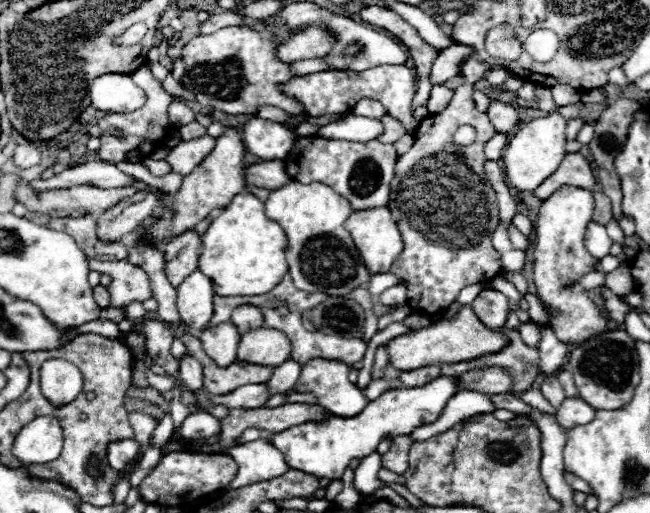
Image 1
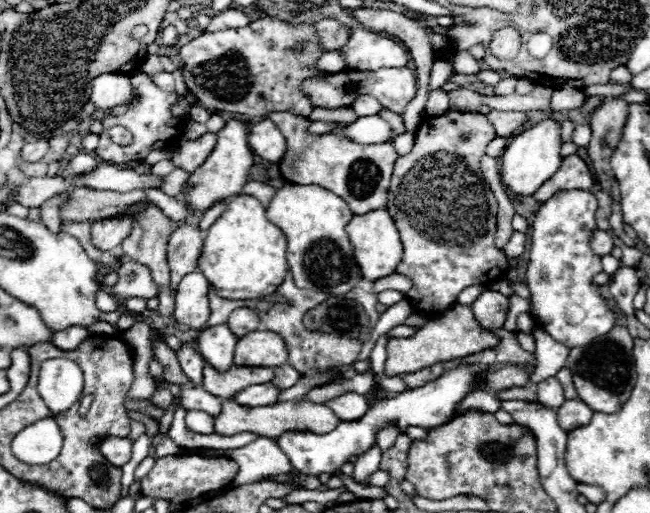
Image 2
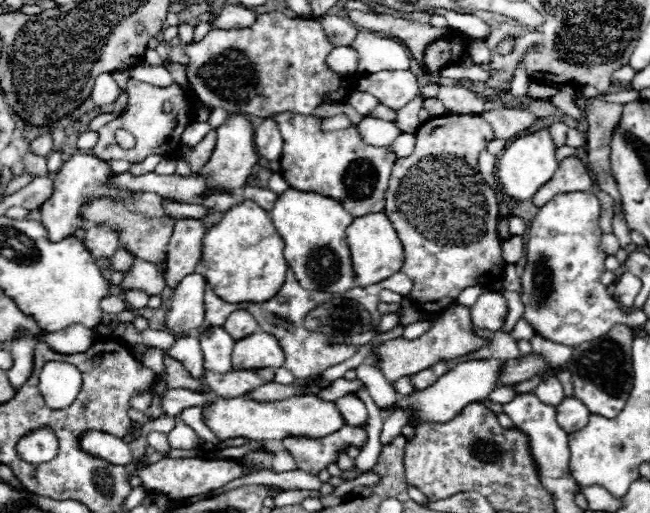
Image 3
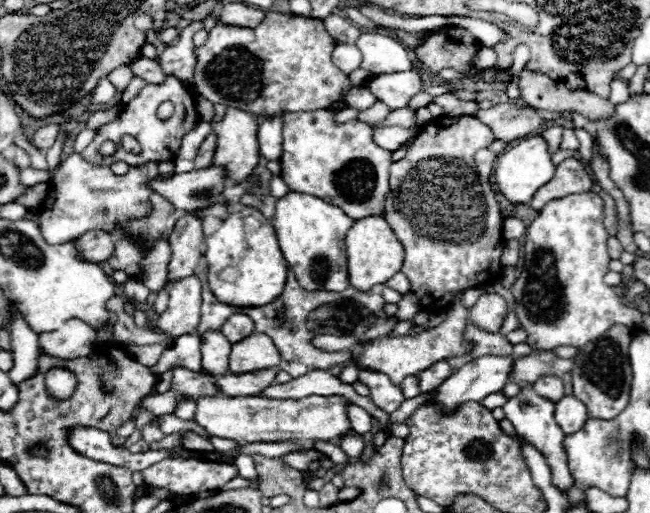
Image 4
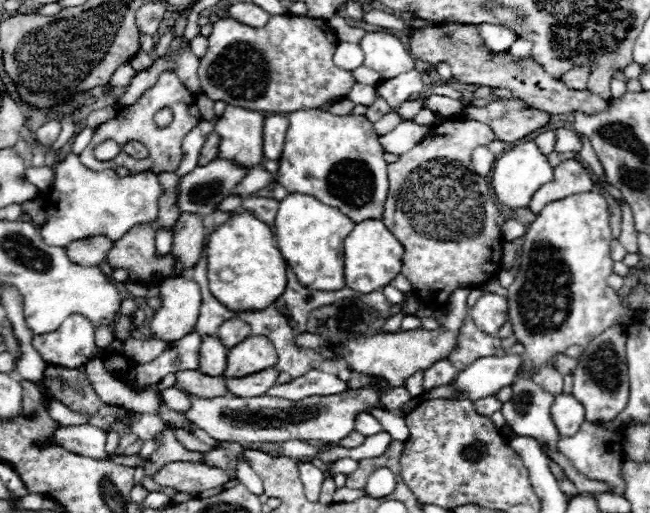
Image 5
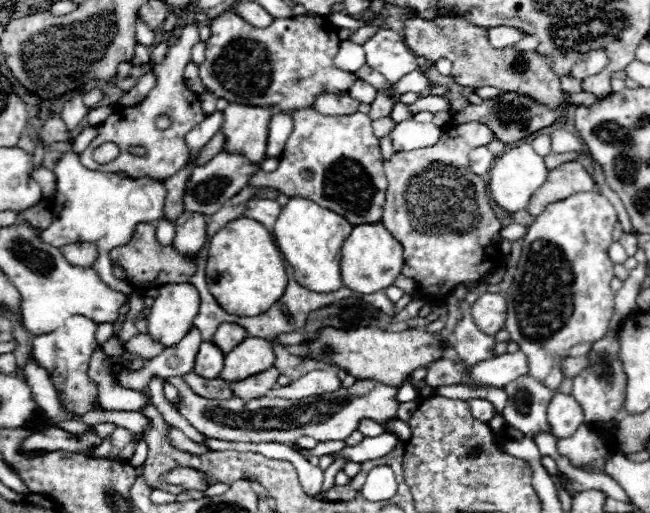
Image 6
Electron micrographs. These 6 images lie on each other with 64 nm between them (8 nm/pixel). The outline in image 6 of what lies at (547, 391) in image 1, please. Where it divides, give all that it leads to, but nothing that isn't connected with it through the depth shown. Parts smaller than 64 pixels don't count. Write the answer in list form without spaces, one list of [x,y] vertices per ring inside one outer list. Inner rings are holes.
[[[578,192],[566,200],[546,206],[534,224],[528,226],[522,242],[522,256],[518,260],[518,272],[514,274],[512,286],[504,294],[508,304],[506,330],[510,332],[510,340],[516,342],[528,356],[530,376],[540,380],[540,384],[546,388],[556,390],[564,380],[560,362],[568,356],[572,346],[600,340],[608,332],[608,322],[614,314],[614,292],[610,290],[614,264],[608,258],[608,246],[612,242],[612,230],[616,222],[616,210],[608,198],[598,192]]]

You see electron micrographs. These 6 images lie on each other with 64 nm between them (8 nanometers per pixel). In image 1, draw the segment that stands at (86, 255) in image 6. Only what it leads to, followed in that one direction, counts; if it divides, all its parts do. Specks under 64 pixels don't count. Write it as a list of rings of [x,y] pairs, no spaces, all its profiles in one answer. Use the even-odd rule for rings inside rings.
[[[140,190],[136,196],[126,198],[114,208],[100,214],[98,228],[96,228],[98,238],[106,242],[122,240],[124,236],[132,234],[144,222],[144,218],[150,216],[150,212],[156,206],[158,206],[156,196]]]

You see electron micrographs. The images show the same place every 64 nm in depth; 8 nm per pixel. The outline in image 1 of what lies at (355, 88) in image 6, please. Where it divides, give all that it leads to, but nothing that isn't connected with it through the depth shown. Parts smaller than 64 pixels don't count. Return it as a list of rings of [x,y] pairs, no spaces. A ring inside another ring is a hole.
[[[360,100],[356,104],[356,108],[352,108],[352,114],[366,116],[366,118],[382,118],[386,114],[386,110],[378,100]]]

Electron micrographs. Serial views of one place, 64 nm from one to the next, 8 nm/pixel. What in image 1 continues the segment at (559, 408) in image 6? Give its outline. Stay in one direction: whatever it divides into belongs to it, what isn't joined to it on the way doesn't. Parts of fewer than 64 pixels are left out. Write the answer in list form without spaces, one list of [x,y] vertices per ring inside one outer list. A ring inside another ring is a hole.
[[[566,398],[564,404],[556,410],[556,418],[558,418],[558,424],[564,428],[564,430],[570,430],[574,426],[584,426],[588,424],[592,418],[594,418],[594,408],[584,404],[584,400],[580,398]]]

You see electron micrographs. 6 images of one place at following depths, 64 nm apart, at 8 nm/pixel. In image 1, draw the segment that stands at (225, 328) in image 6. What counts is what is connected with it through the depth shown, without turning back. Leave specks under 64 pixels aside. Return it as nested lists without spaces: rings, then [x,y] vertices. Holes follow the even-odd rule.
[[[238,306],[232,316],[230,316],[230,322],[236,326],[236,330],[240,334],[246,334],[250,330],[256,330],[260,326],[264,326],[264,318],[262,318],[262,312],[260,308],[256,306]]]

